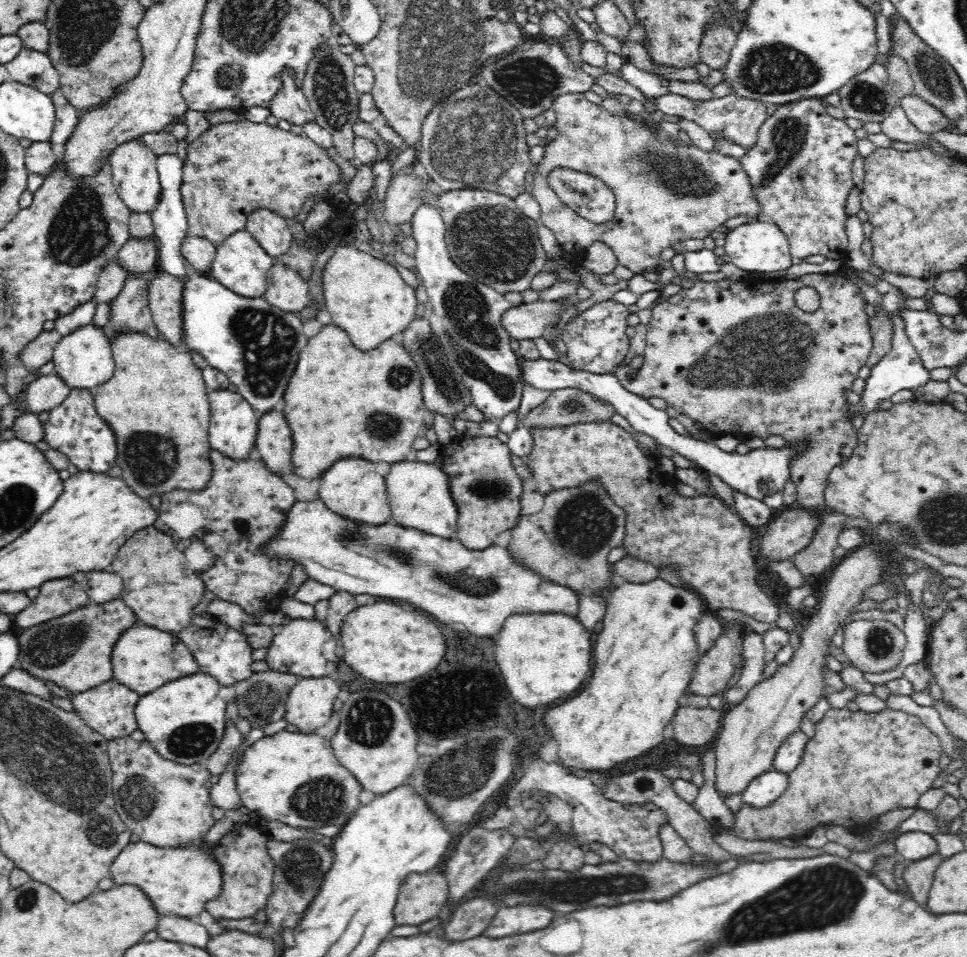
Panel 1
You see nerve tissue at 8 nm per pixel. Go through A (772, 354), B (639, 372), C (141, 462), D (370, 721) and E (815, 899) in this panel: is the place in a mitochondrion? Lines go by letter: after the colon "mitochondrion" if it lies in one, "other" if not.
A: mitochondrion
B: other
C: mitochondrion
D: mitochondrion
E: mitochondrion

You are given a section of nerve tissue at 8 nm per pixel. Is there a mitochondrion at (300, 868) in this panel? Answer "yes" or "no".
yes

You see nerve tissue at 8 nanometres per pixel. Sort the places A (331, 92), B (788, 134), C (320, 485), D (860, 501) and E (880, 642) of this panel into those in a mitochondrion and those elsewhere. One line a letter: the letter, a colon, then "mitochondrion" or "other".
A: mitochondrion
B: mitochondrion
C: other
D: other
E: mitochondrion

